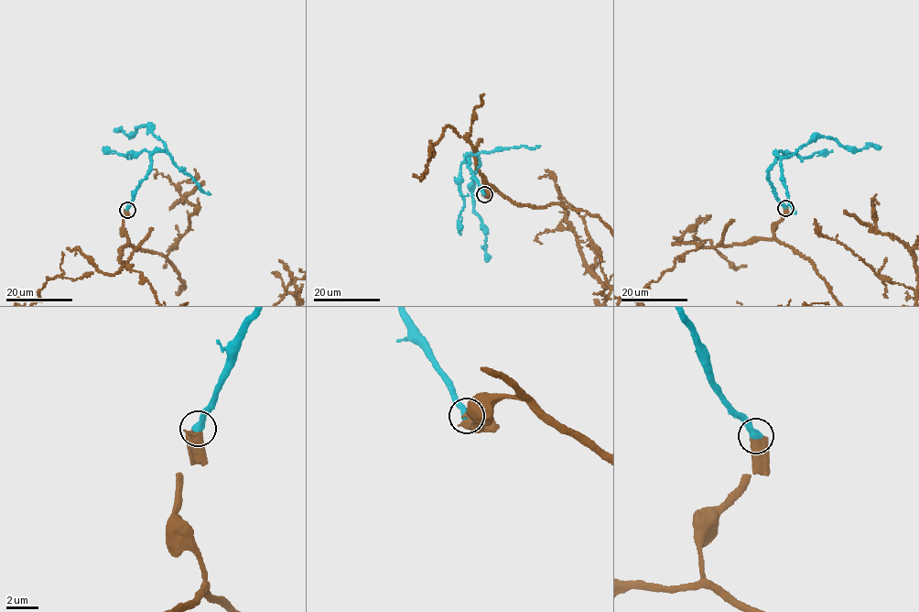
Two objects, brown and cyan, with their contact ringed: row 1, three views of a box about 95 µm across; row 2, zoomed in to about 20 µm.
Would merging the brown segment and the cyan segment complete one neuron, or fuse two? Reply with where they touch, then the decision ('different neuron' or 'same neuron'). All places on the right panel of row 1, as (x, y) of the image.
at (785, 208); same neuron

